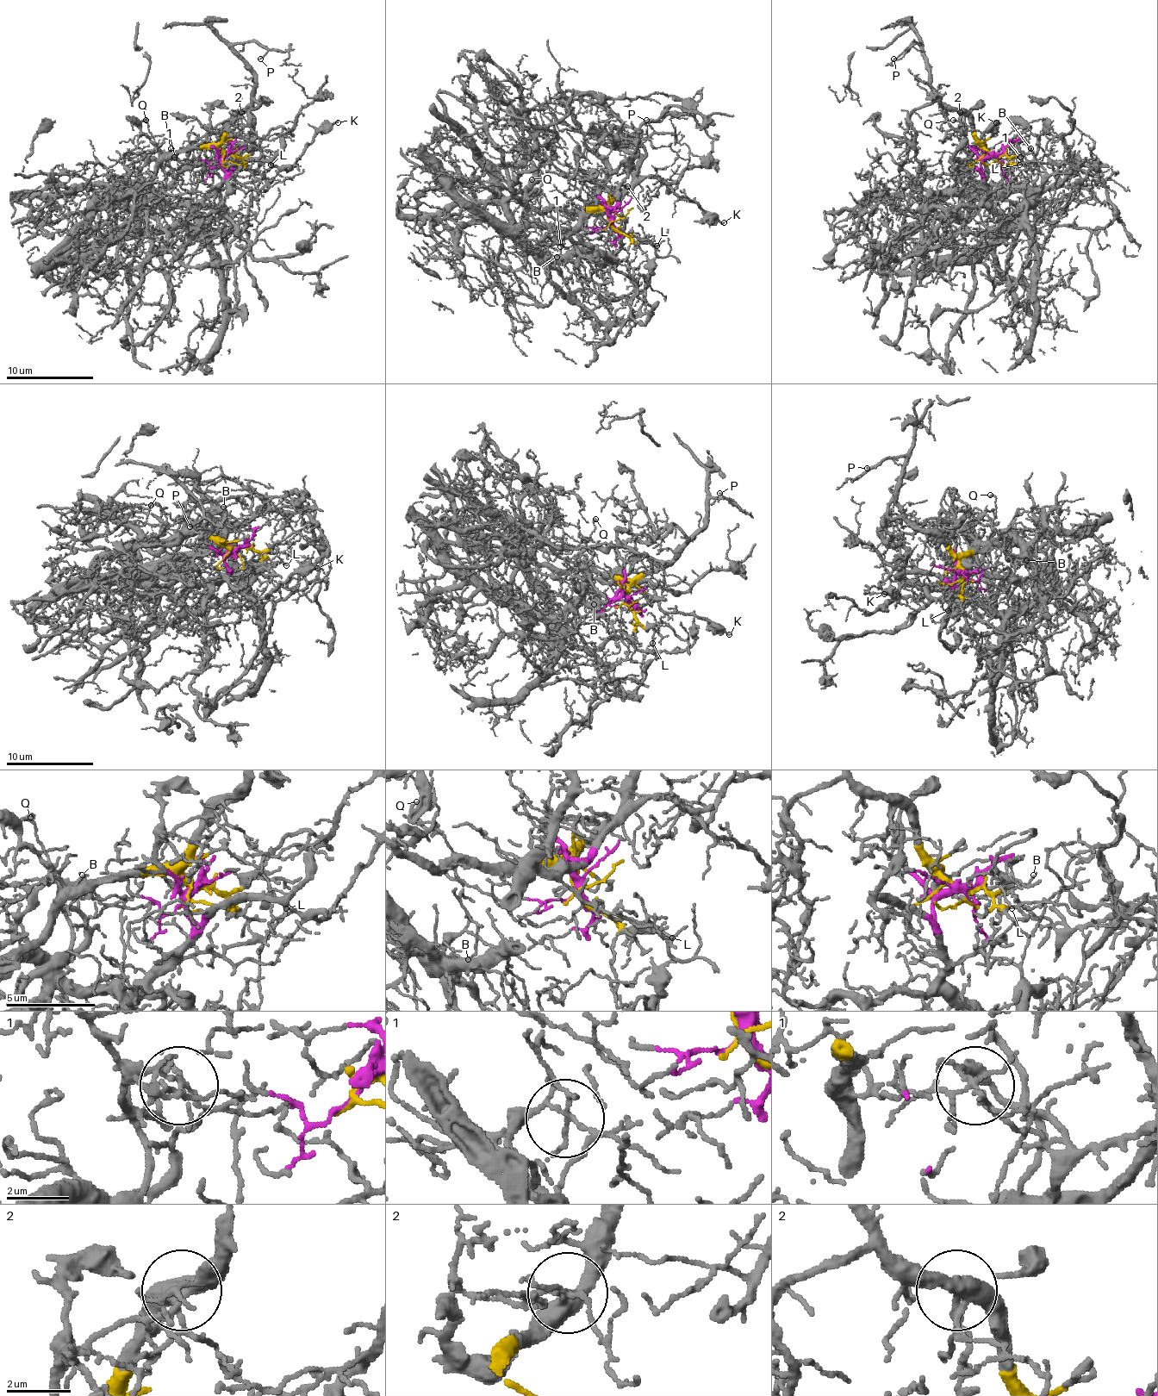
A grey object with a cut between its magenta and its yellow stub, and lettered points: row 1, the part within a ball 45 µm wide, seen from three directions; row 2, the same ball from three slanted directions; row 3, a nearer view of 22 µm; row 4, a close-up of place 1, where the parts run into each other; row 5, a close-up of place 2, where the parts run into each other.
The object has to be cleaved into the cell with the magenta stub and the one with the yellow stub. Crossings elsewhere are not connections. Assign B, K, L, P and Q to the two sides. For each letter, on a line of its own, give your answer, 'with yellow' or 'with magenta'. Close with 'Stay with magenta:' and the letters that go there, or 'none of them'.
B: with yellow
K: with magenta
L: with yellow
P: with yellow
Q: with yellow
Stay with magenta: K

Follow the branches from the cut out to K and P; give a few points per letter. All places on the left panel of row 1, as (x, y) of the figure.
K: (225, 157), (222, 163), (227, 170), (255, 161), (270, 161), (288, 170), (312, 139), (338, 121)
P: (225, 157), (229, 124), (251, 102), (252, 67), (239, 54), (242, 47), (258, 40), (268, 50), (259, 59)

